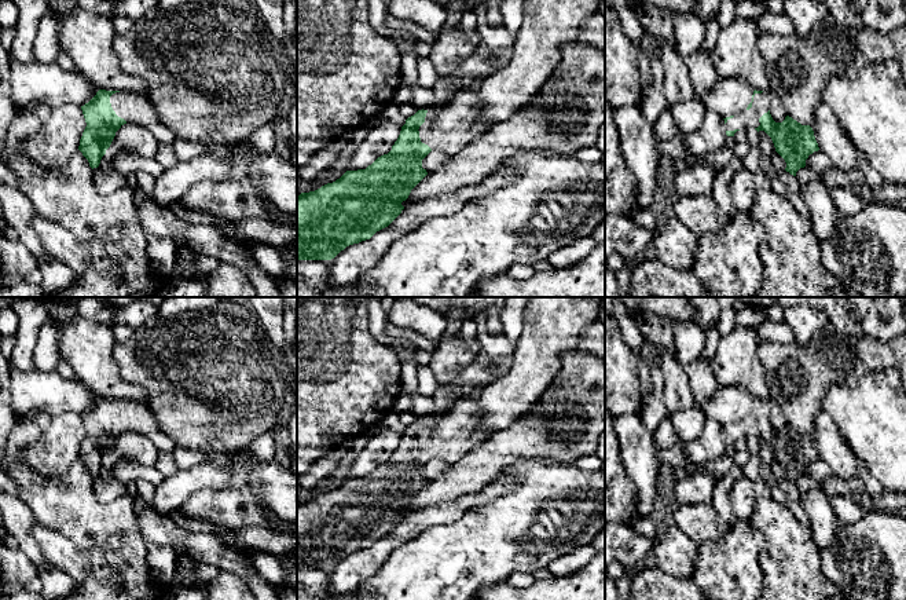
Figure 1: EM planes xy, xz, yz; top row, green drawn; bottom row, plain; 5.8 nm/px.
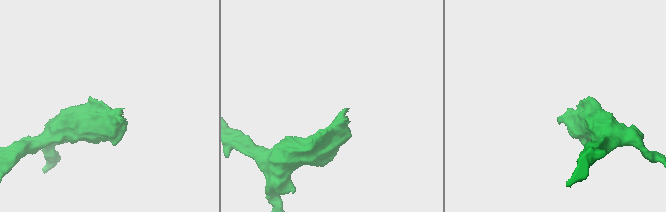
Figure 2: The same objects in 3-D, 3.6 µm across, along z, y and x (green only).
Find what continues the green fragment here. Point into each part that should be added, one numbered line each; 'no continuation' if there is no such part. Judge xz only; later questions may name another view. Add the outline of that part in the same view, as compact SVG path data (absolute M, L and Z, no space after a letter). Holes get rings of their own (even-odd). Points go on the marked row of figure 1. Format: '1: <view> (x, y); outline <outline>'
1: xz (451, 130); outline M483 80L472 83L440 111L428 111L419 127L421 142L432 150L458 154L491 127L480 122L481 99L478 91Z

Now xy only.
1: xy (135, 108); outline M120 91L110 96L110 103L118 117L126 122L144 125L159 144L172 144L176 139L176 135L158 120L146 95Z

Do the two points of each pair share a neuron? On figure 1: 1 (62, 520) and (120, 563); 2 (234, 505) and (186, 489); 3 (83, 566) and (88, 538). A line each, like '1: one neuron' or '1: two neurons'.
1: one neuron
2: two neurons
3: two neurons

